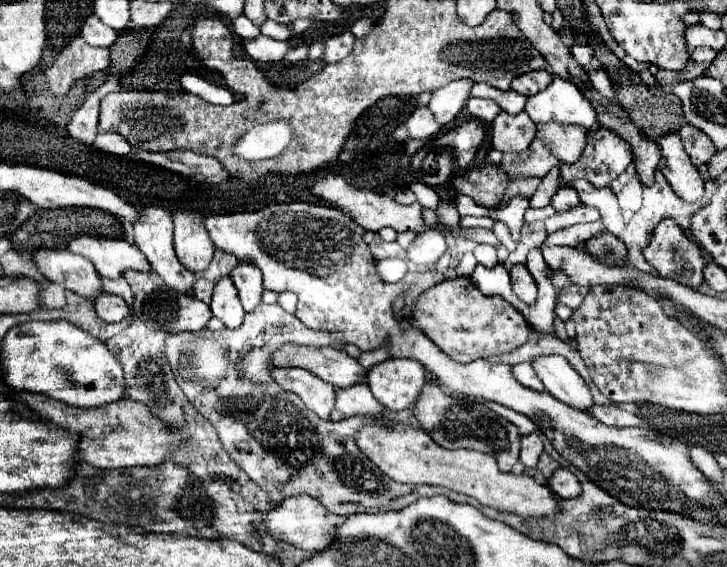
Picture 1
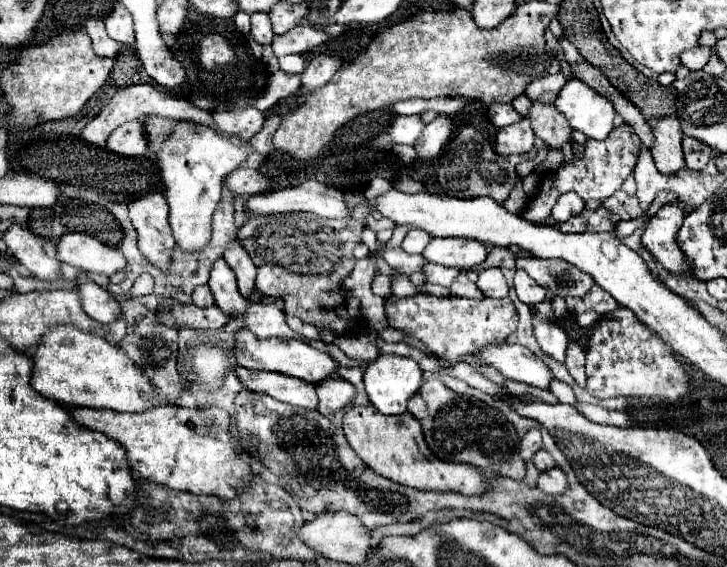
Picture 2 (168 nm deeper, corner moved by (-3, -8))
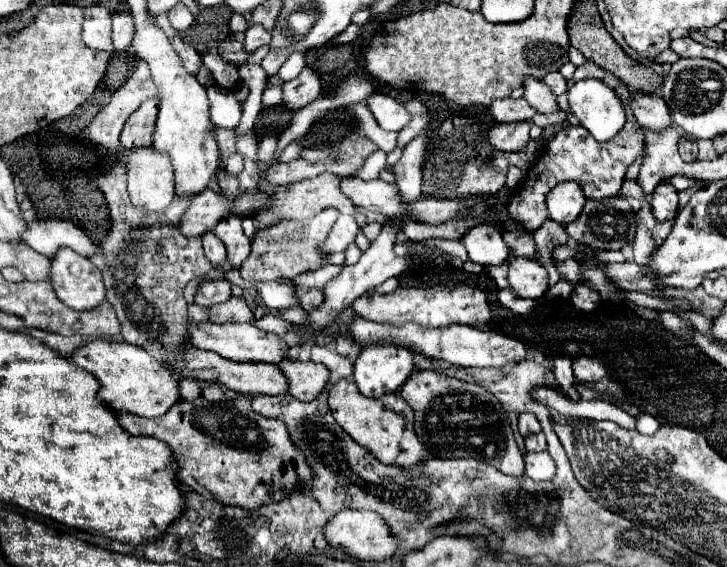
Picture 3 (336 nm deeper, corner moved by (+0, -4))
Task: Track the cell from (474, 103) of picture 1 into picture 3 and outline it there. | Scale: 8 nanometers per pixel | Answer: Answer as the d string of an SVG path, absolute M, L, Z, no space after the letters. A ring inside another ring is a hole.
M525 98L495 100L489 106L489 110L497 122L521 122L521 120L531 120L535 116L535 110L527 104Z

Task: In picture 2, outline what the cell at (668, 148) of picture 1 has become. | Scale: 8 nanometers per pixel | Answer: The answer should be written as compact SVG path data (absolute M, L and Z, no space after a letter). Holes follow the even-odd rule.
M660 116L650 120L654 126L654 142L652 142L652 156L656 162L656 168L664 174L674 174L680 168L684 168L684 156L682 156L682 130L676 116Z

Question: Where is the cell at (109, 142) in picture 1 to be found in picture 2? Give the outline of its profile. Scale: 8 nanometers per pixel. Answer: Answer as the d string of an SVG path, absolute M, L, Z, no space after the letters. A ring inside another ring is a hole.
M130 120L116 128L108 140L108 150L122 156L146 156L148 140L142 120Z

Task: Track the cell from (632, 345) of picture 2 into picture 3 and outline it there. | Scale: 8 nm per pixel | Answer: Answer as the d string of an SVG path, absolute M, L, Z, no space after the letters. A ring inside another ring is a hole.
M577 358L573 364L573 374L579 382L599 382L601 378L607 376L607 366L603 362L599 362L597 358Z

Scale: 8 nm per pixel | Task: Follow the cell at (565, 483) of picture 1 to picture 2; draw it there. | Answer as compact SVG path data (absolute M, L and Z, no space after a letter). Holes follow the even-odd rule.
M554 466L554 468L546 470L546 472L540 472L536 486L546 494L556 496L556 494L562 494L566 490L566 476L558 466Z

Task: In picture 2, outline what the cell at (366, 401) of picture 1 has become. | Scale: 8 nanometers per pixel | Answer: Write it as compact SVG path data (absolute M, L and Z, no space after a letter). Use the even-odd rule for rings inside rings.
M328 378L322 380L322 384L316 384L316 394L318 394L318 412L322 414L332 414L354 400L354 386L342 378Z

